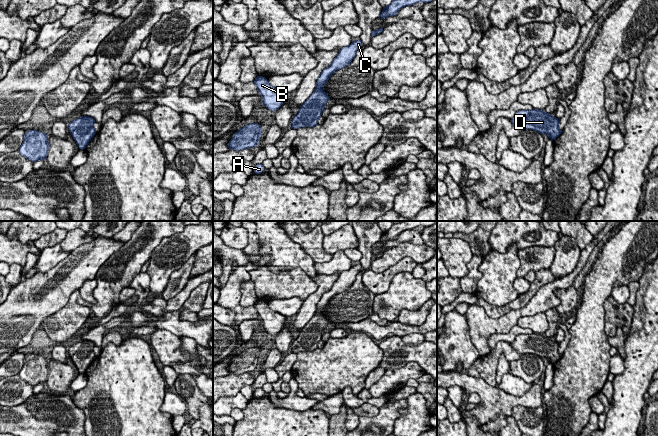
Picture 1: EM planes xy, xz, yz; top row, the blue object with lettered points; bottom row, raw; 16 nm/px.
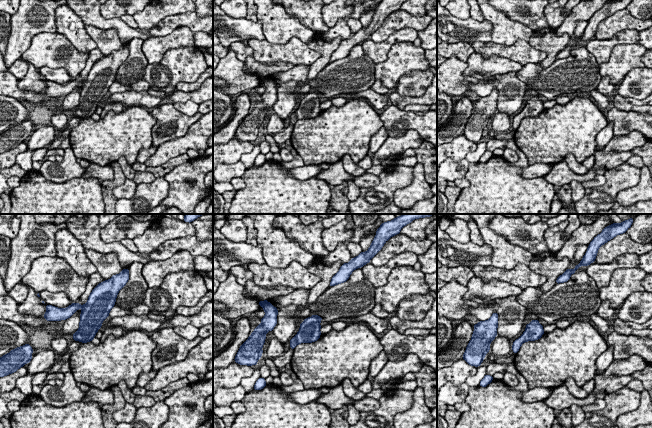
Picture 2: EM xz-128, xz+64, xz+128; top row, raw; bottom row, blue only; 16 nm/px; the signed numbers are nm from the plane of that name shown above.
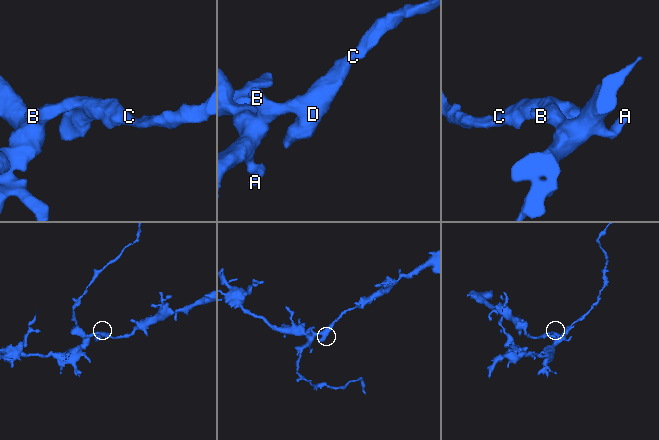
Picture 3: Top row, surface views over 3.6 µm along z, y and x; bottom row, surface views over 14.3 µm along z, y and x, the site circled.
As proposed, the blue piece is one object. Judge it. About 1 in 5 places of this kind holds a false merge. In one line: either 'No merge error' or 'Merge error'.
No merge error

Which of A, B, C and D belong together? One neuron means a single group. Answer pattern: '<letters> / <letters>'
A B C D

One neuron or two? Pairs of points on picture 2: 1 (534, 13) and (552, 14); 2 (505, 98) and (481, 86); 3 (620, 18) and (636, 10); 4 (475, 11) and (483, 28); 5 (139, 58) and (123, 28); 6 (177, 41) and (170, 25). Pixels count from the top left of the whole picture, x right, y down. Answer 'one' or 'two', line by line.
1: two
2: one
3: two
4: two
5: two
6: two

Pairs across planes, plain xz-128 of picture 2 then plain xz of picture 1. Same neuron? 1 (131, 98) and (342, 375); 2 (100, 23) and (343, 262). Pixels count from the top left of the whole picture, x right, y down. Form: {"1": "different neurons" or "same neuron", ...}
{"1": "different neurons", "2": "different neurons"}

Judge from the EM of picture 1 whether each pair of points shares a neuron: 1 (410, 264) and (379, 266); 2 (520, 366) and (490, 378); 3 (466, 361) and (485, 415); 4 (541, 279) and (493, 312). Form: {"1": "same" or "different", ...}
{"1": "different", "2": "different", "3": "different", "4": "same"}

